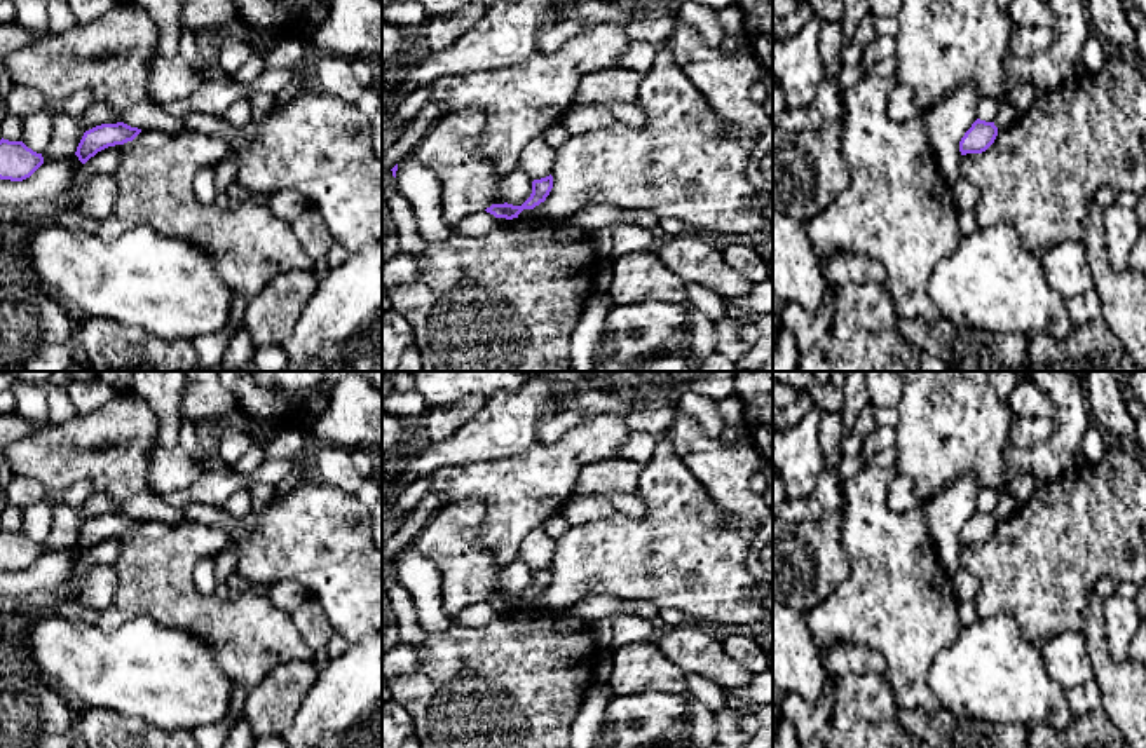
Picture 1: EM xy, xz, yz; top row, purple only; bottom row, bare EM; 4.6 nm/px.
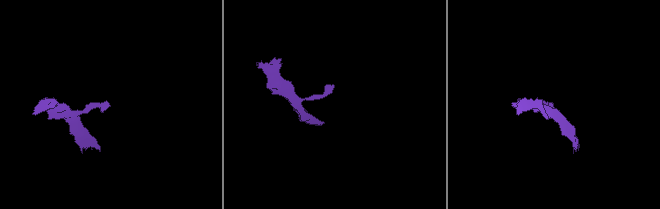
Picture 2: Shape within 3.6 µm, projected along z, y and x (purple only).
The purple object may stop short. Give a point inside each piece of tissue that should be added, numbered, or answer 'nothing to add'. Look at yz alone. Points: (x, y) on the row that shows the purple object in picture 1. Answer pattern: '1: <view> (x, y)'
nothing to add

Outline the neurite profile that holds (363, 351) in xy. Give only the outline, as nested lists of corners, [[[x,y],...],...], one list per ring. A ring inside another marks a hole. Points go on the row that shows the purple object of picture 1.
[[[375,321],[344,342],[342,357],[326,371],[382,371],[382,326]]]

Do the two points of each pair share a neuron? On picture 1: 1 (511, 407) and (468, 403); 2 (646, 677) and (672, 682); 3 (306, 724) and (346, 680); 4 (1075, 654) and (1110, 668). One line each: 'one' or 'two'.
1: two
2: one
3: one
4: two

